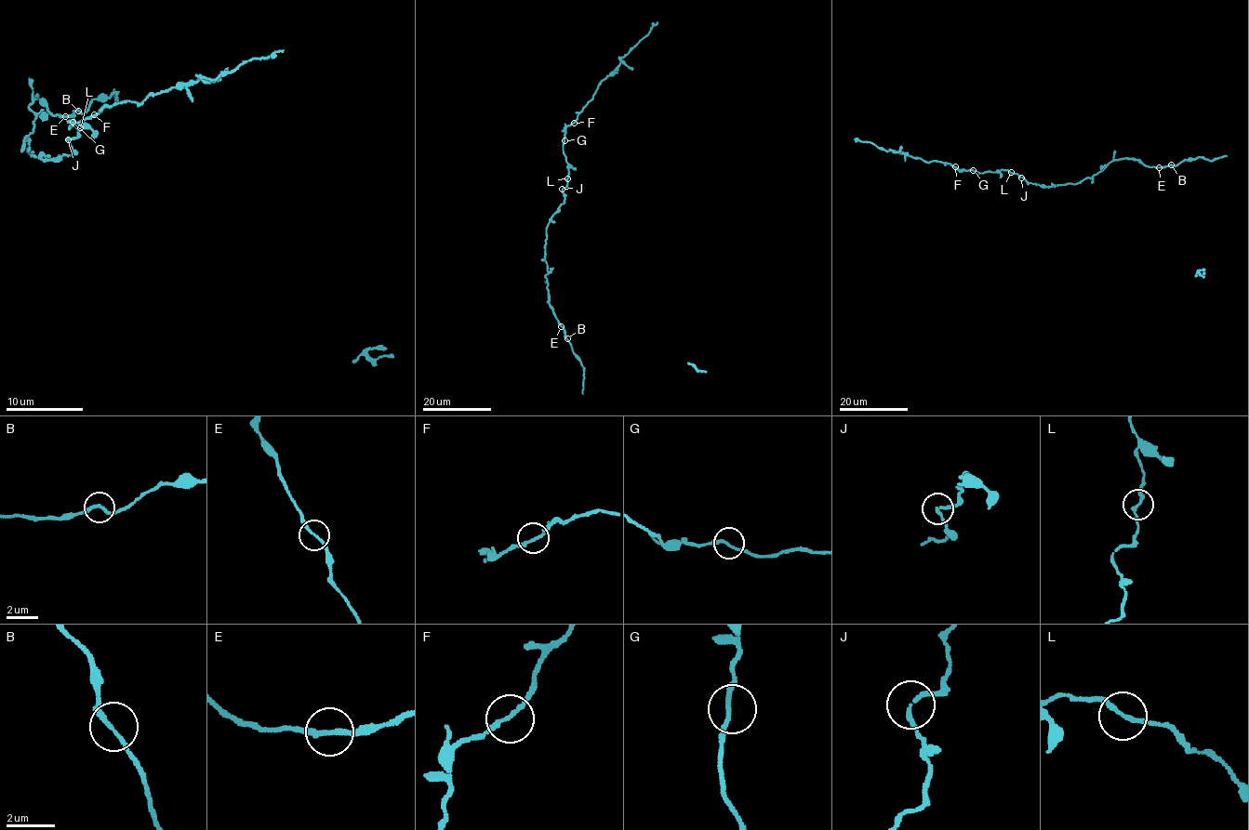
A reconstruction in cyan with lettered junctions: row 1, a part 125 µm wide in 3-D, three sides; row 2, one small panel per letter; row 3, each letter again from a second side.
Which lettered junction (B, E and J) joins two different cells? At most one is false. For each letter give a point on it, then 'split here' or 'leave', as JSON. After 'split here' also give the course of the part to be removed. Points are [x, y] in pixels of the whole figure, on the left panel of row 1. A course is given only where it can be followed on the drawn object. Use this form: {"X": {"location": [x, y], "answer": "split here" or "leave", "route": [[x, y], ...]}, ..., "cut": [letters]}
{"B": {"location": [78, 111], "answer": "leave"}, "E": {"location": [65, 116], "answer": "leave"}, "J": {"location": [68, 139], "answer": "leave"}, "cut": []}

